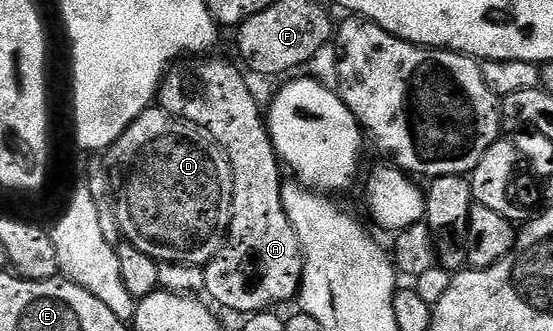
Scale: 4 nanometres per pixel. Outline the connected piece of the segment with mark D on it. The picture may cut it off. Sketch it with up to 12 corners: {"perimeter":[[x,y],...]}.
{"perimeter":[[150,107],[107,150],[118,226],[202,267],[233,214],[204,129]]}

